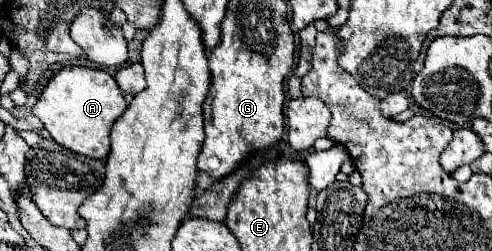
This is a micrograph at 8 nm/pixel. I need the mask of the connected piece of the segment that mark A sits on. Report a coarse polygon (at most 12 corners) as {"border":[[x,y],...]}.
{"border":[[58,70],[32,112],[104,160],[126,100],[106,70]]}

